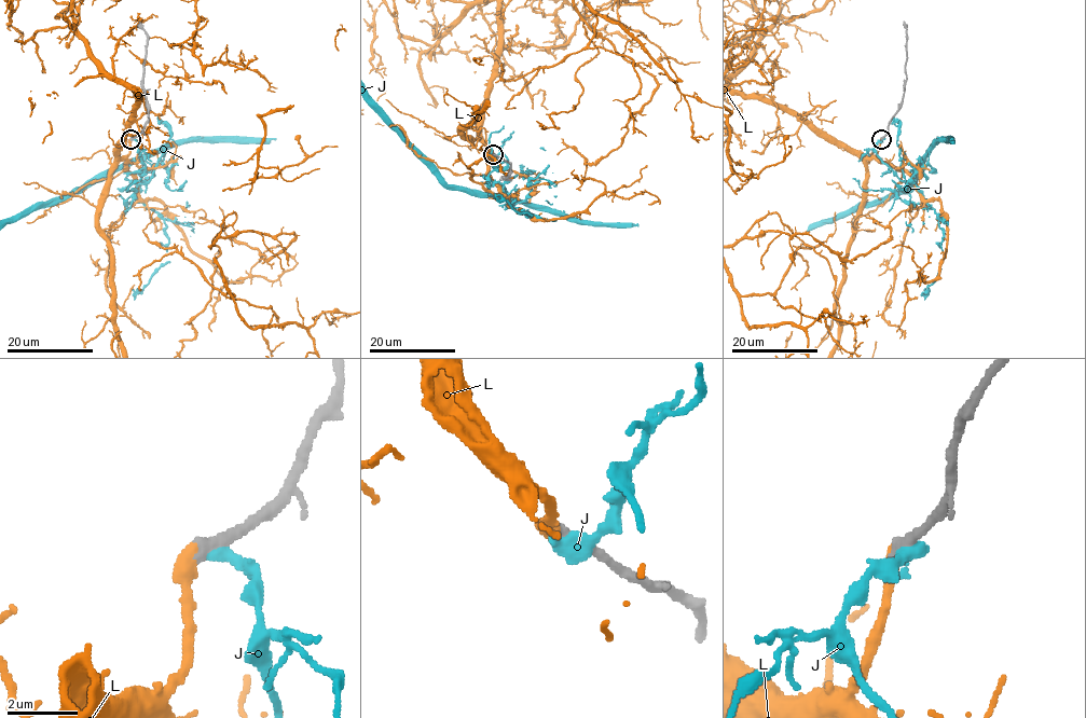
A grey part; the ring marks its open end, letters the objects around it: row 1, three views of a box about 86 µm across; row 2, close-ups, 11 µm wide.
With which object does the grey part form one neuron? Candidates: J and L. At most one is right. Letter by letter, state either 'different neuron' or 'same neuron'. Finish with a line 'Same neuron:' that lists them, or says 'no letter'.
J: different neuron
L: same neuron
Same neuron: L

